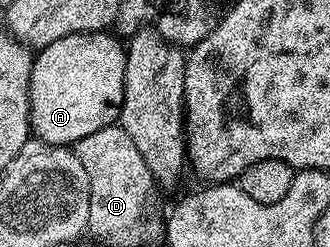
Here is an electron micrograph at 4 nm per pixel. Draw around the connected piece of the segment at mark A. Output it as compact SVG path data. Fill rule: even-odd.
M93 32L90 34L71 34L70 36L62 36L62 40L54 40L54 44L46 44L39 47L35 51L32 60L32 71L30 72L30 88L28 95L30 96L30 116L28 117L28 125L31 133L35 135L39 141L49 142L51 146L71 147L78 140L82 140L82 136L90 136L90 132L98 132L102 128L113 125L119 119L120 109L122 108L122 100L124 99L124 81L126 80L126 46L123 41L115 33L112 32Z

